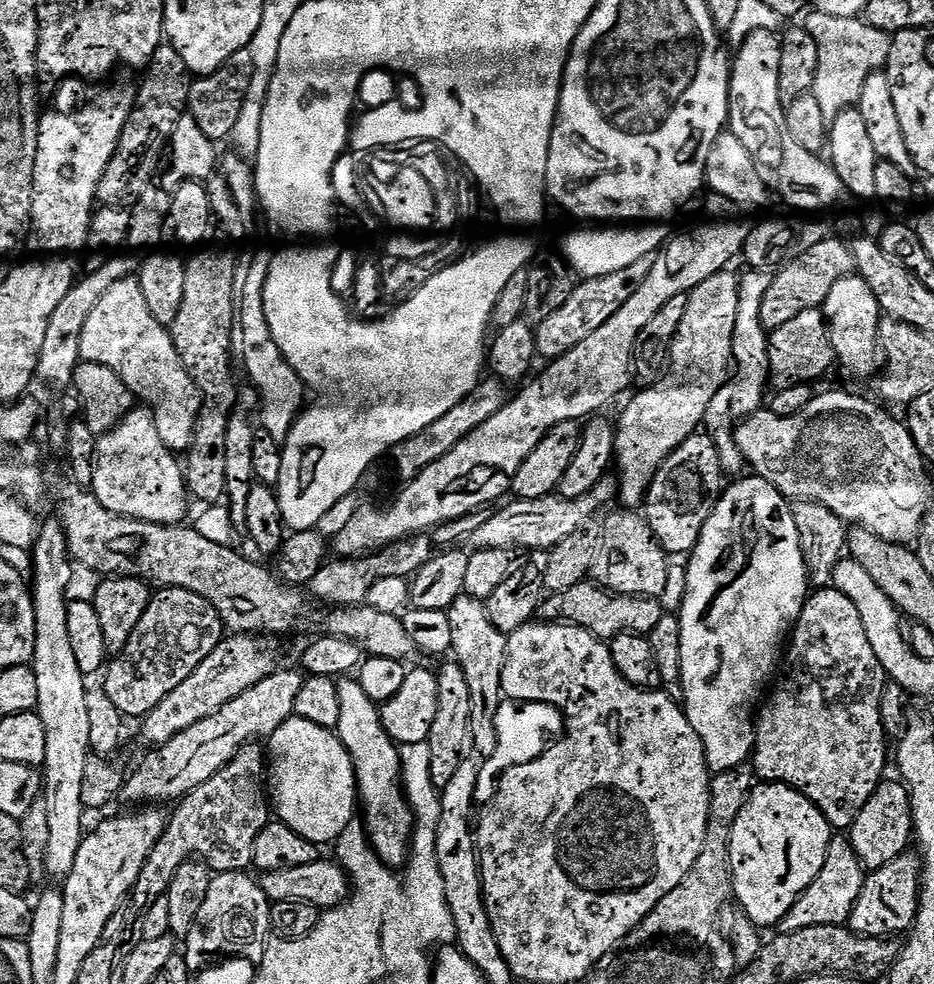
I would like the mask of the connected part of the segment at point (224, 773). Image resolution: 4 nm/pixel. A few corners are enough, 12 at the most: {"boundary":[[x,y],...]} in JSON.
{"boundary":[[265,745],[242,746],[168,816],[130,904],[199,858],[243,872],[270,823]]}

